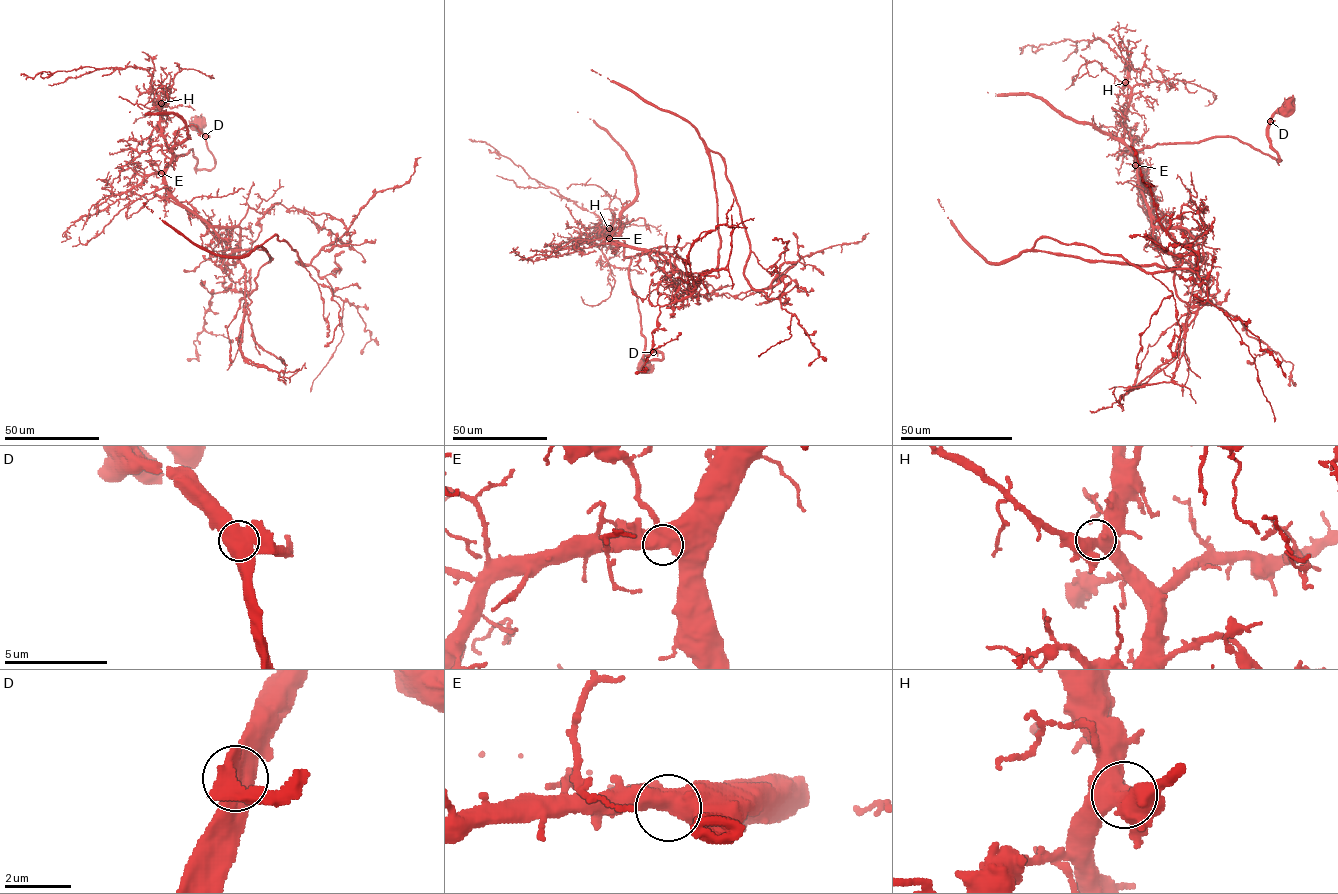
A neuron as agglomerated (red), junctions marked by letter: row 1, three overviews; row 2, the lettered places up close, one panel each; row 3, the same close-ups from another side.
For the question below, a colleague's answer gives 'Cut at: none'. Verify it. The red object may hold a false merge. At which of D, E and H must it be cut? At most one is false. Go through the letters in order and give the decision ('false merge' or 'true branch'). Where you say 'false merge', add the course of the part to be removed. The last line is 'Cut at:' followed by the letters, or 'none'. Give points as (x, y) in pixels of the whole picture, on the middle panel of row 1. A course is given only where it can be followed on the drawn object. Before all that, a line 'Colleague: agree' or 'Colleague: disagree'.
Colleague: agree
D: true branch
E: true branch
H: true branch
Cut at: none

